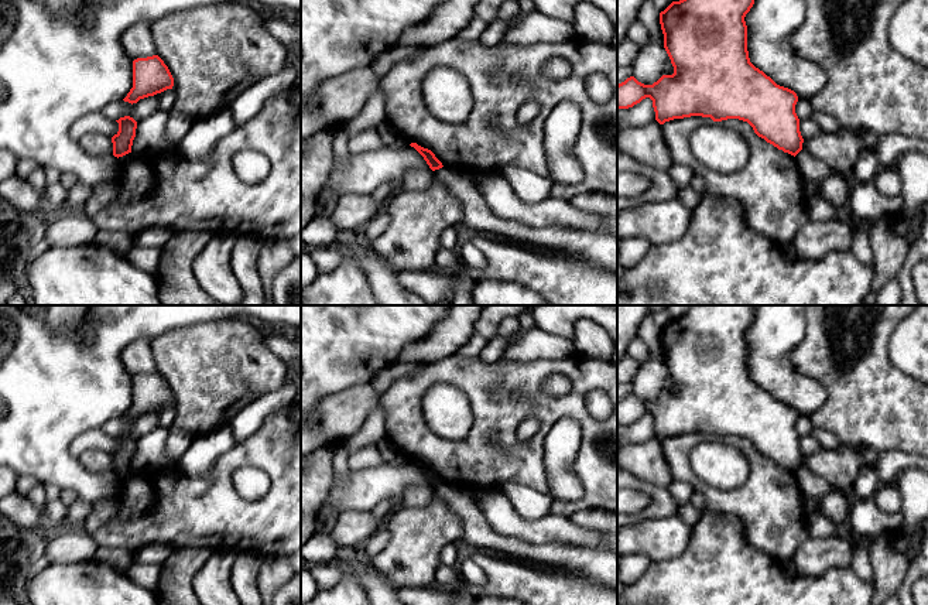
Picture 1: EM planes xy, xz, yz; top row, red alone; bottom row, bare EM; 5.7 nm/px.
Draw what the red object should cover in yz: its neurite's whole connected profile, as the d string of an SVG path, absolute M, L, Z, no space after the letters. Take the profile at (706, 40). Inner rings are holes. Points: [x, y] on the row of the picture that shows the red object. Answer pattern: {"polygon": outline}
{"polygon": "M754 0L672 1L660 13L660 24L674 74L662 75L653 85L627 78L617 85L617 109L633 107L650 98L660 124L691 116L710 117L713 122L739 119L747 122L759 137L795 157L804 143L795 113L798 96L750 62L744 17L753 4Z"}

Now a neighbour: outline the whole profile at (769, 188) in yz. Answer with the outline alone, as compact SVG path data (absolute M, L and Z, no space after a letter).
M691 116L665 122L661 127L672 161L701 175L706 194L737 201L746 225L756 233L780 246L791 245L809 222L802 194L804 178L795 157L759 137L747 122L713 122L710 117ZM710 123L732 129L747 141L750 155L742 170L722 174L695 158L689 136Z

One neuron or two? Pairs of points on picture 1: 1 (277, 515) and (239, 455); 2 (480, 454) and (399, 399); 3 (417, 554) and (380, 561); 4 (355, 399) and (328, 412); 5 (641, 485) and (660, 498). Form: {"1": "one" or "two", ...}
{"1": "one", "2": "one", "3": "one", "4": "one", "5": "one"}

